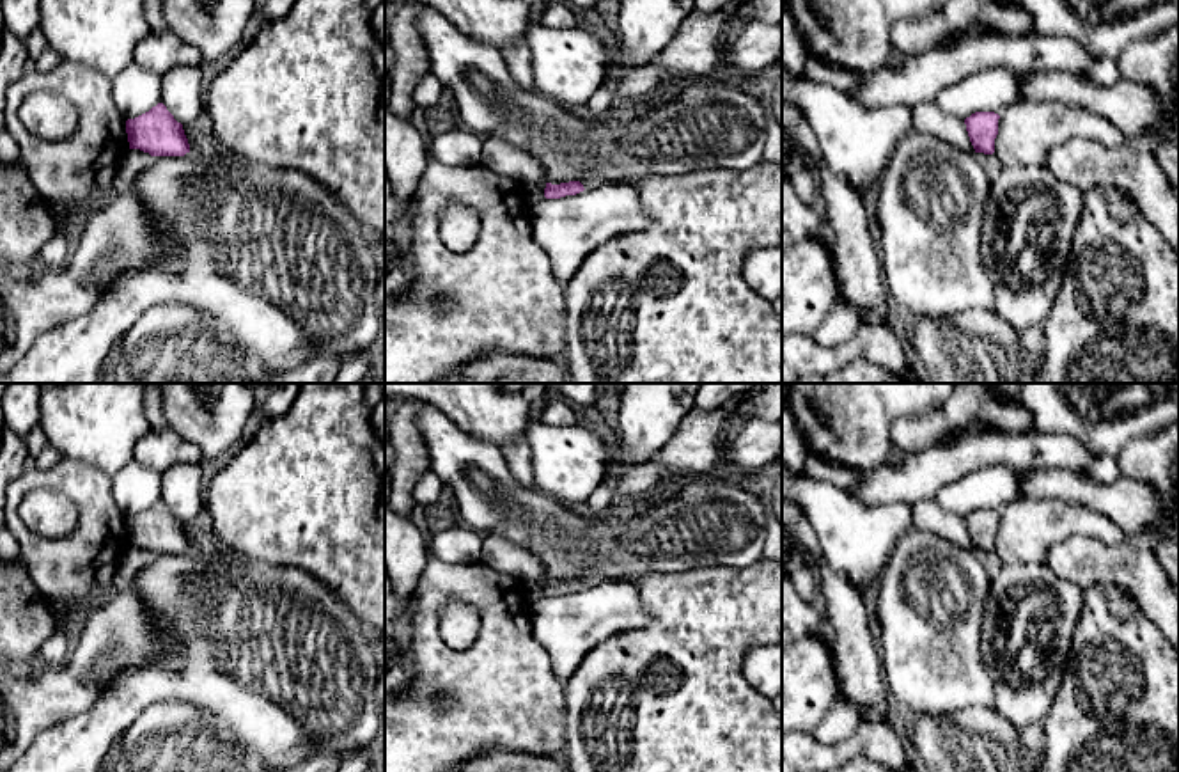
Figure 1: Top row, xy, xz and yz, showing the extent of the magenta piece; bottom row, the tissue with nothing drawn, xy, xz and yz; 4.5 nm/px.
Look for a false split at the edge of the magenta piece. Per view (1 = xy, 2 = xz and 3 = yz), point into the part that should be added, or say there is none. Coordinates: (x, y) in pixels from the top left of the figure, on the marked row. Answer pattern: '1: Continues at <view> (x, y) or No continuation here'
1: No continuation here
2: No continuation here
3: No continuation here

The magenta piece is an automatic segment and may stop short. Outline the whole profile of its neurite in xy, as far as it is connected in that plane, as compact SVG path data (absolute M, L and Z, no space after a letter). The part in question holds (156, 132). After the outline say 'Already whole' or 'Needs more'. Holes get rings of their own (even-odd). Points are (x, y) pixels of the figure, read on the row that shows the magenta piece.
M163 103L128 119L126 133L129 149L140 149L151 156L184 156L190 153L183 124L174 119Z. Already whole

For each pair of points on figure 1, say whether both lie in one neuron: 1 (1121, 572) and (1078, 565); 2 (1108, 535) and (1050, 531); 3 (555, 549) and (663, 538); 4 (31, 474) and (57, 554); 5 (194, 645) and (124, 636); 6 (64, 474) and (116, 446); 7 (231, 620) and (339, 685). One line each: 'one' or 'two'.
1: one
2: one
3: one
4: one
5: two
6: two
7: one

